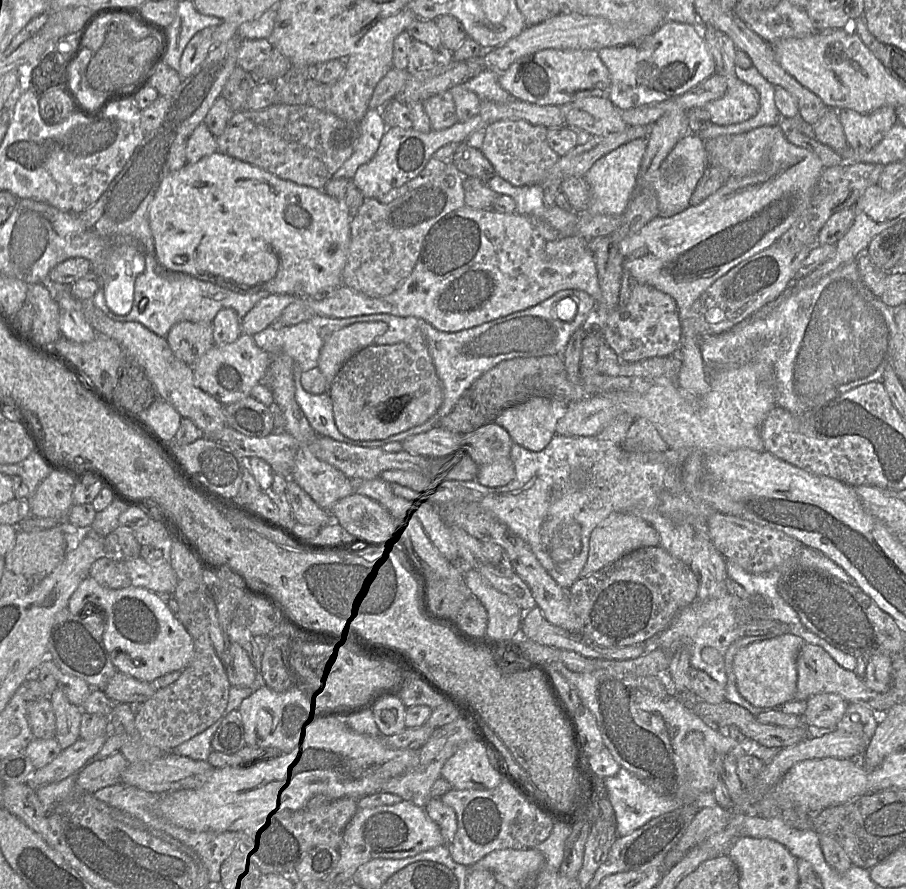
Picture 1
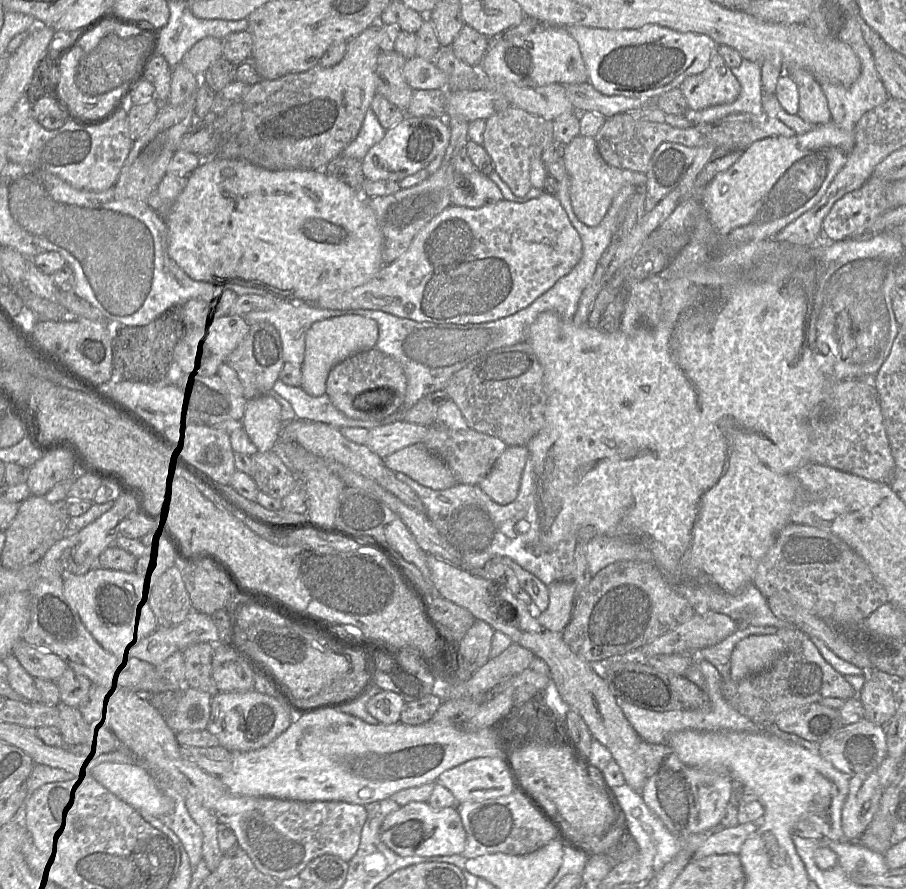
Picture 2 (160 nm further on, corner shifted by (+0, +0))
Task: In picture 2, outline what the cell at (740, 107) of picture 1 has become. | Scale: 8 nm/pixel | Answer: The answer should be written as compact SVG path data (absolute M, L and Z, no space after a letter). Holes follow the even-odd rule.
M716 46L708 67L699 74L686 77L678 89L690 109L700 110L735 101L741 86L731 68L717 52Z

